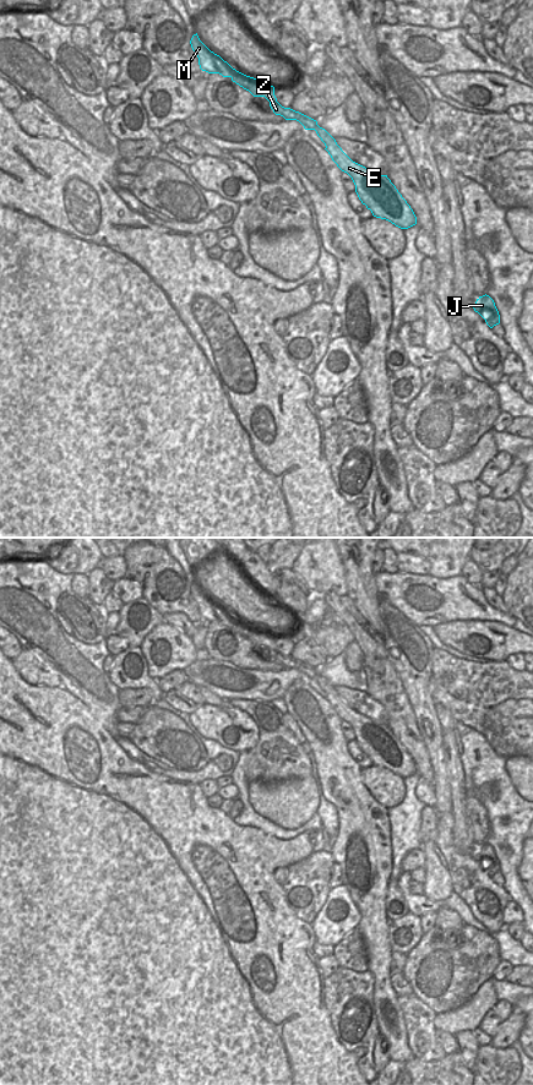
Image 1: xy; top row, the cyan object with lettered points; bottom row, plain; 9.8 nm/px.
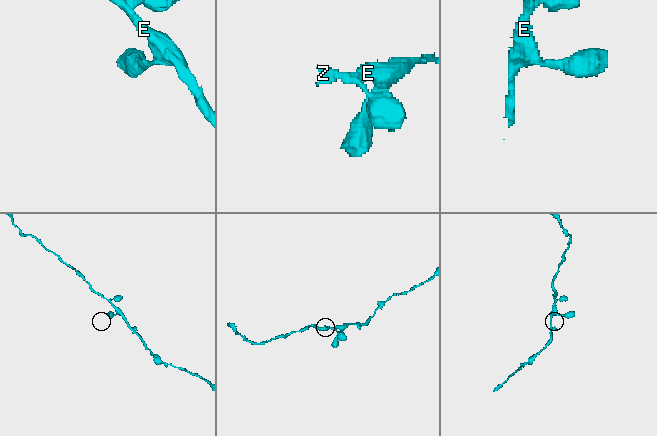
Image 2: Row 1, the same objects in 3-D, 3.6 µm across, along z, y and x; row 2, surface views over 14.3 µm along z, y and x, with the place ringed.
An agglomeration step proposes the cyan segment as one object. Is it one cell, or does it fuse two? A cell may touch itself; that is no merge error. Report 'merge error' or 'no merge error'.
no merge error

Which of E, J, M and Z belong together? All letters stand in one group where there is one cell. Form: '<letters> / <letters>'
E J M Z

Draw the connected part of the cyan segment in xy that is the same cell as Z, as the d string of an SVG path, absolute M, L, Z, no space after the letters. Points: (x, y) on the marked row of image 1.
M197 33L192 36L190 44L198 58L198 65L202 71L230 77L233 82L249 91L254 97L265 97L276 115L281 115L285 120L297 120L305 130L315 130L325 143L325 149L332 160L352 178L359 200L371 211L374 217L386 219L401 229L408 229L417 224L413 209L387 175L380 175L353 162L337 145L336 140L317 125L316 120L290 108L282 107L277 102L273 86L233 69L219 55L211 51L200 40Z

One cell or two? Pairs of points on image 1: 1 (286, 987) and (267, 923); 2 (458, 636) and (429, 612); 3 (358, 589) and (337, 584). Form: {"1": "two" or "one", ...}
{"1": "one", "2": "two", "3": "two"}

